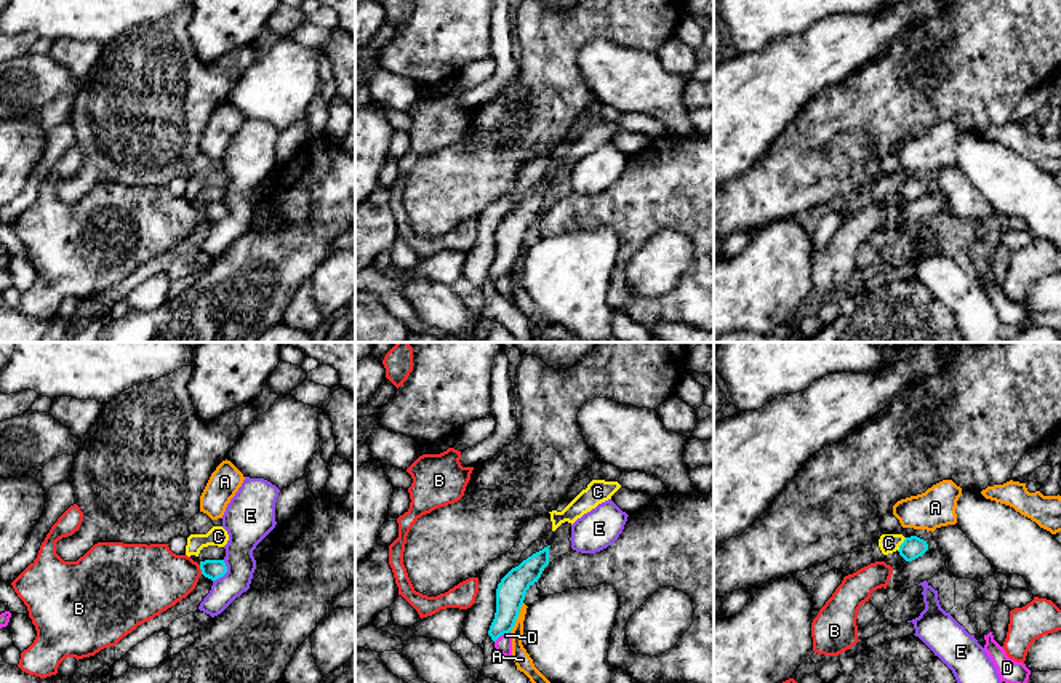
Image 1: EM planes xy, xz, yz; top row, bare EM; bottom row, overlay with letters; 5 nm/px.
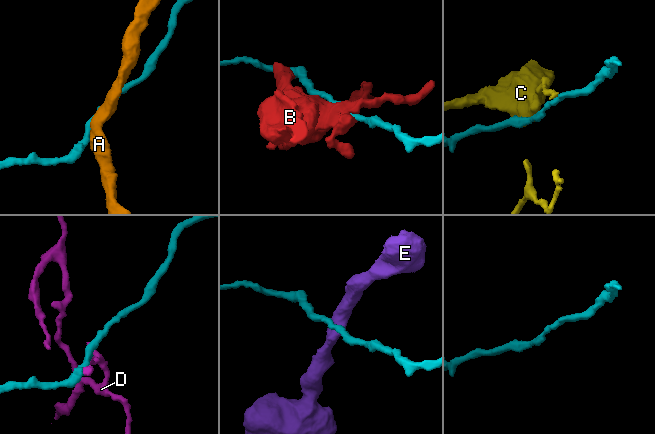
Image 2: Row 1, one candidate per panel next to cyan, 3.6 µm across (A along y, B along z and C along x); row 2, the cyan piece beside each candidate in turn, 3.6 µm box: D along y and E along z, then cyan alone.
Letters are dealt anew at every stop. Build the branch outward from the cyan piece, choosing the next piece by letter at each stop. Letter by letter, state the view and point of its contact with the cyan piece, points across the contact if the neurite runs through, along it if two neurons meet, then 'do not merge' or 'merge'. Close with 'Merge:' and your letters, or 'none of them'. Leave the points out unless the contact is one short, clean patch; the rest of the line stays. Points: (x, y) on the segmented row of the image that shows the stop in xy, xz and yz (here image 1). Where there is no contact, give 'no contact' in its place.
A: contact xz (517, 616); border xz (524, 603), (511, 632); do not merge
B: contact xy (200, 568); border xy (199, 565), (202, 573); do not merge
C: contact yz (901, 544); border yz (906, 538), (898, 551); do not merge
D: contact xz (501, 634); border xz (509, 631), (495, 642); do not merge
E: contact xy (224, 573); border xy (224, 560), (226, 571), (213, 581); do not merge
Merge: none of them

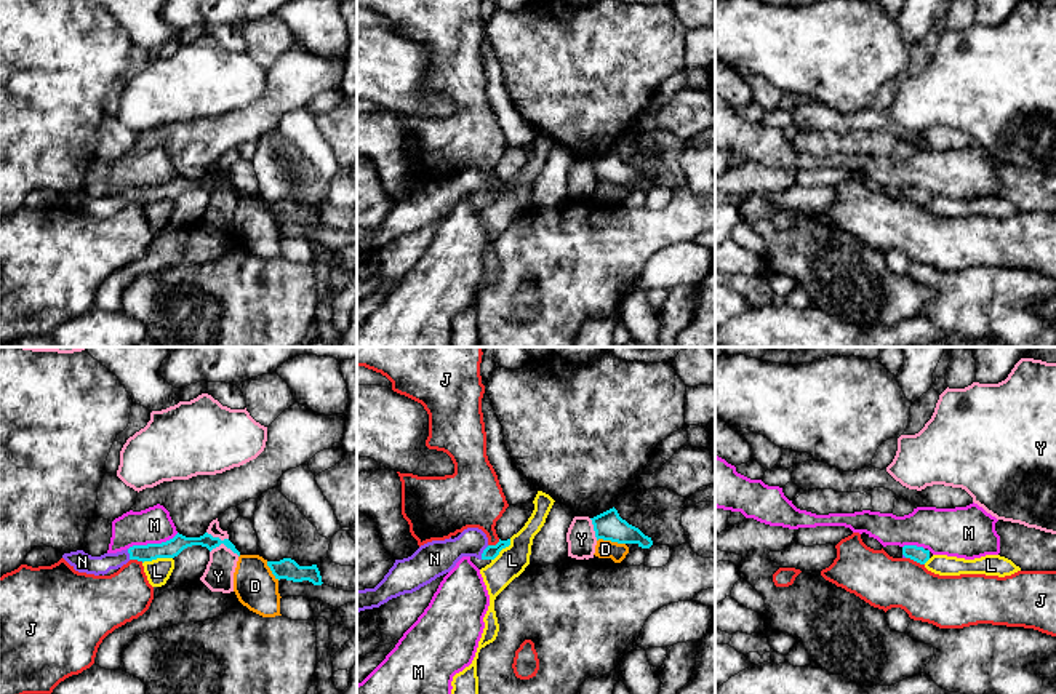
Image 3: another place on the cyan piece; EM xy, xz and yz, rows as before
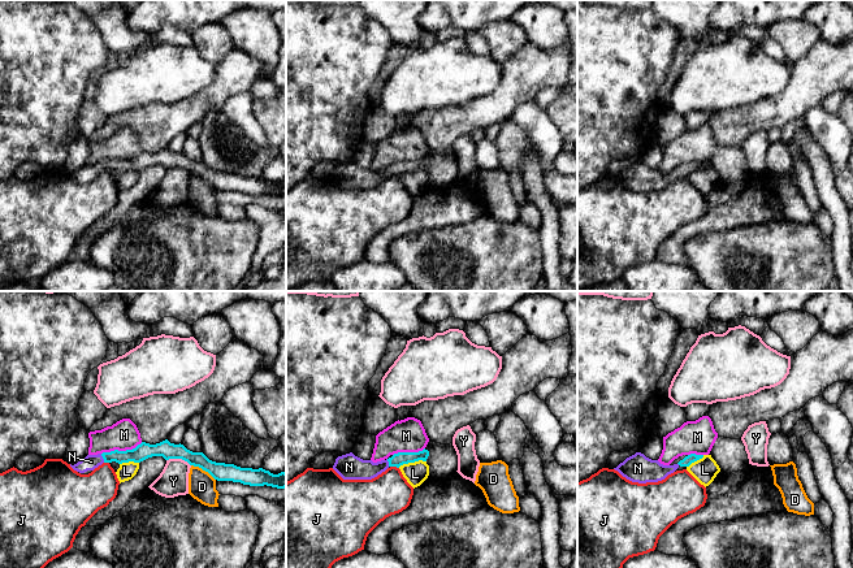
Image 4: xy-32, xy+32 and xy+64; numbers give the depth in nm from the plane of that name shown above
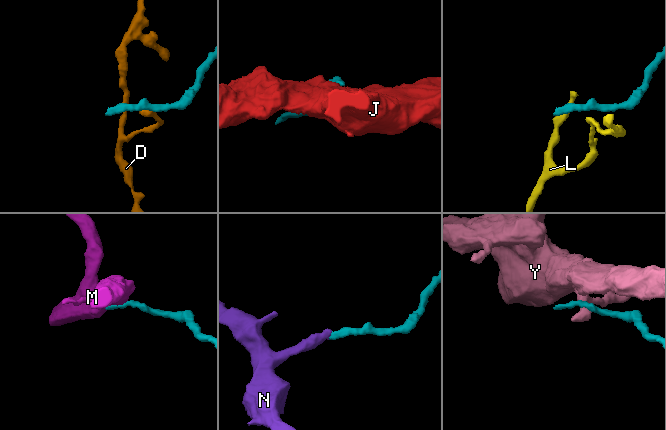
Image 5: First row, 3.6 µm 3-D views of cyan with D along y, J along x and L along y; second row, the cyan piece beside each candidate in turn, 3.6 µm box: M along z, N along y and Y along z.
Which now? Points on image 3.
D: contact xz (612, 541); border xz (597, 539), (624, 544); do not merge
J: contact yz (916, 560); border yz (906, 557), (924, 565); do not merge
L: contact xy (157, 557); border xy (172, 557), (157, 557), (143, 563); do not merge
M: contact xy (152, 544); border xy (178, 533), (160, 542), (133, 544), (128, 549); do not merge
N: contact xz (484, 552); way xz (490, 552), (484, 552), (453, 549), (436, 558); merge
Y: contact xy (223, 542); border xy (207, 531), (239, 555); do not merge
Merge: N

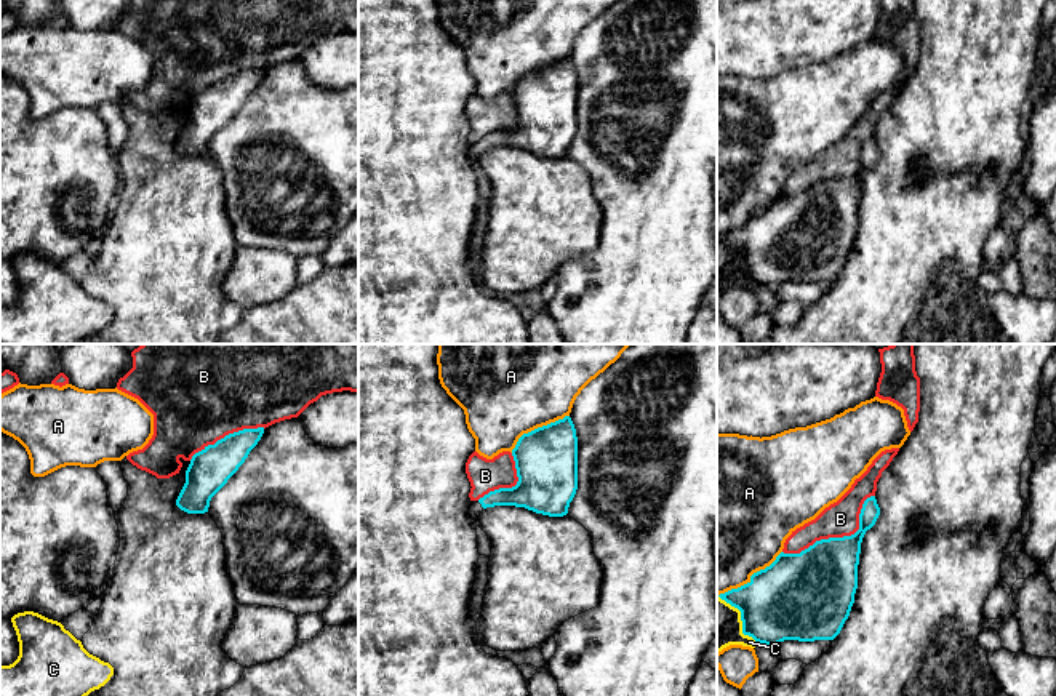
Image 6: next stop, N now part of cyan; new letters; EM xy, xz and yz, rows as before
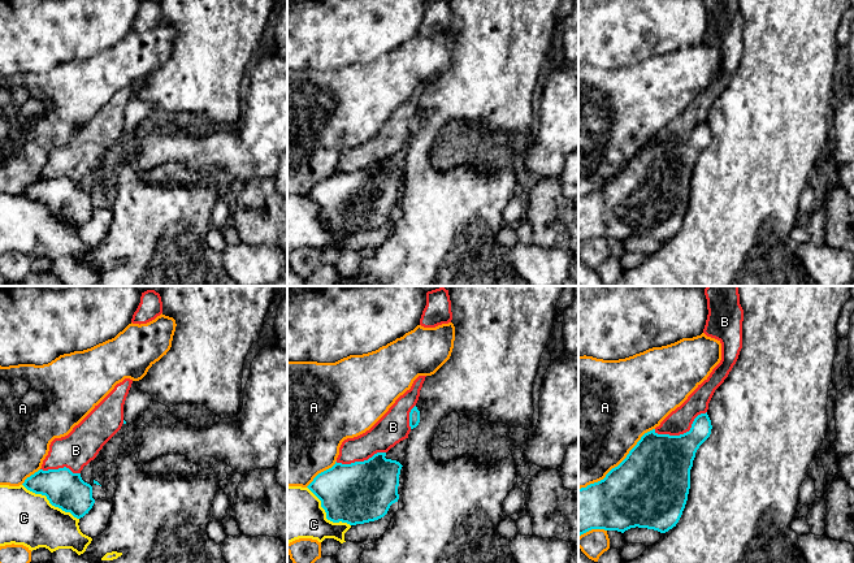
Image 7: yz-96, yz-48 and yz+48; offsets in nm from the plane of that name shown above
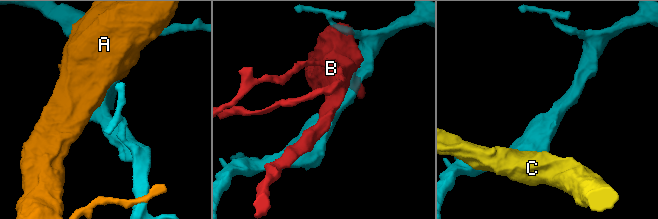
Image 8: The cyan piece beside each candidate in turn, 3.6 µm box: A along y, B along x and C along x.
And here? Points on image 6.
A: contact yz (751, 578); do not merge
B: contact yz (839, 538); do not merge
C: contact yz (741, 620); do not merge
Merge: none of them

